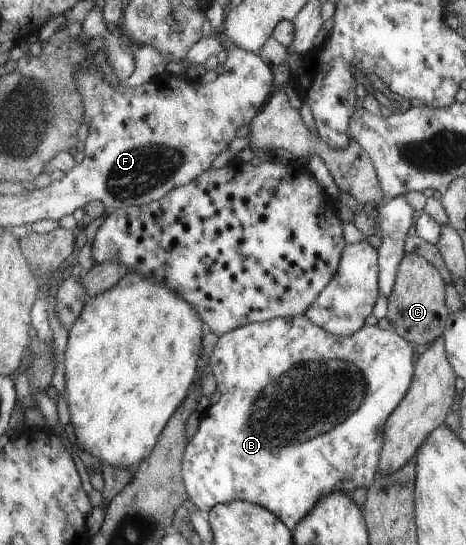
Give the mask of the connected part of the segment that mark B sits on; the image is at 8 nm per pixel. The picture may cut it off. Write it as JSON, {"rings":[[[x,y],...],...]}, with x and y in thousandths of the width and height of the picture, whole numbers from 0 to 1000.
{"rings":[[[652,576],[627,583],[571,587],[558,593],[534,593],[509,604],[494,606],[470,617],[459,631],[444,681],[459,688],[464,714],[472,721],[472,734],[451,741],[429,760],[429,778],[421,796],[408,804],[399,818],[391,848],[391,879],[406,908],[406,919],[421,934],[440,943],[461,927],[496,919],[526,919],[567,930],[582,943],[594,947],[614,967],[627,971],[655,945],[670,936],[674,925],[719,897],[738,905],[755,905],[764,895],[790,895],[800,890],[811,855],[811,844],[824,811],[824,778],[878,716],[884,688],[884,635],[848,613],[845,606],[820,606],[805,598],[777,598],[775,606],[747,618],[725,618],[700,611],[689,600],[676,598],[655,583]]]}

